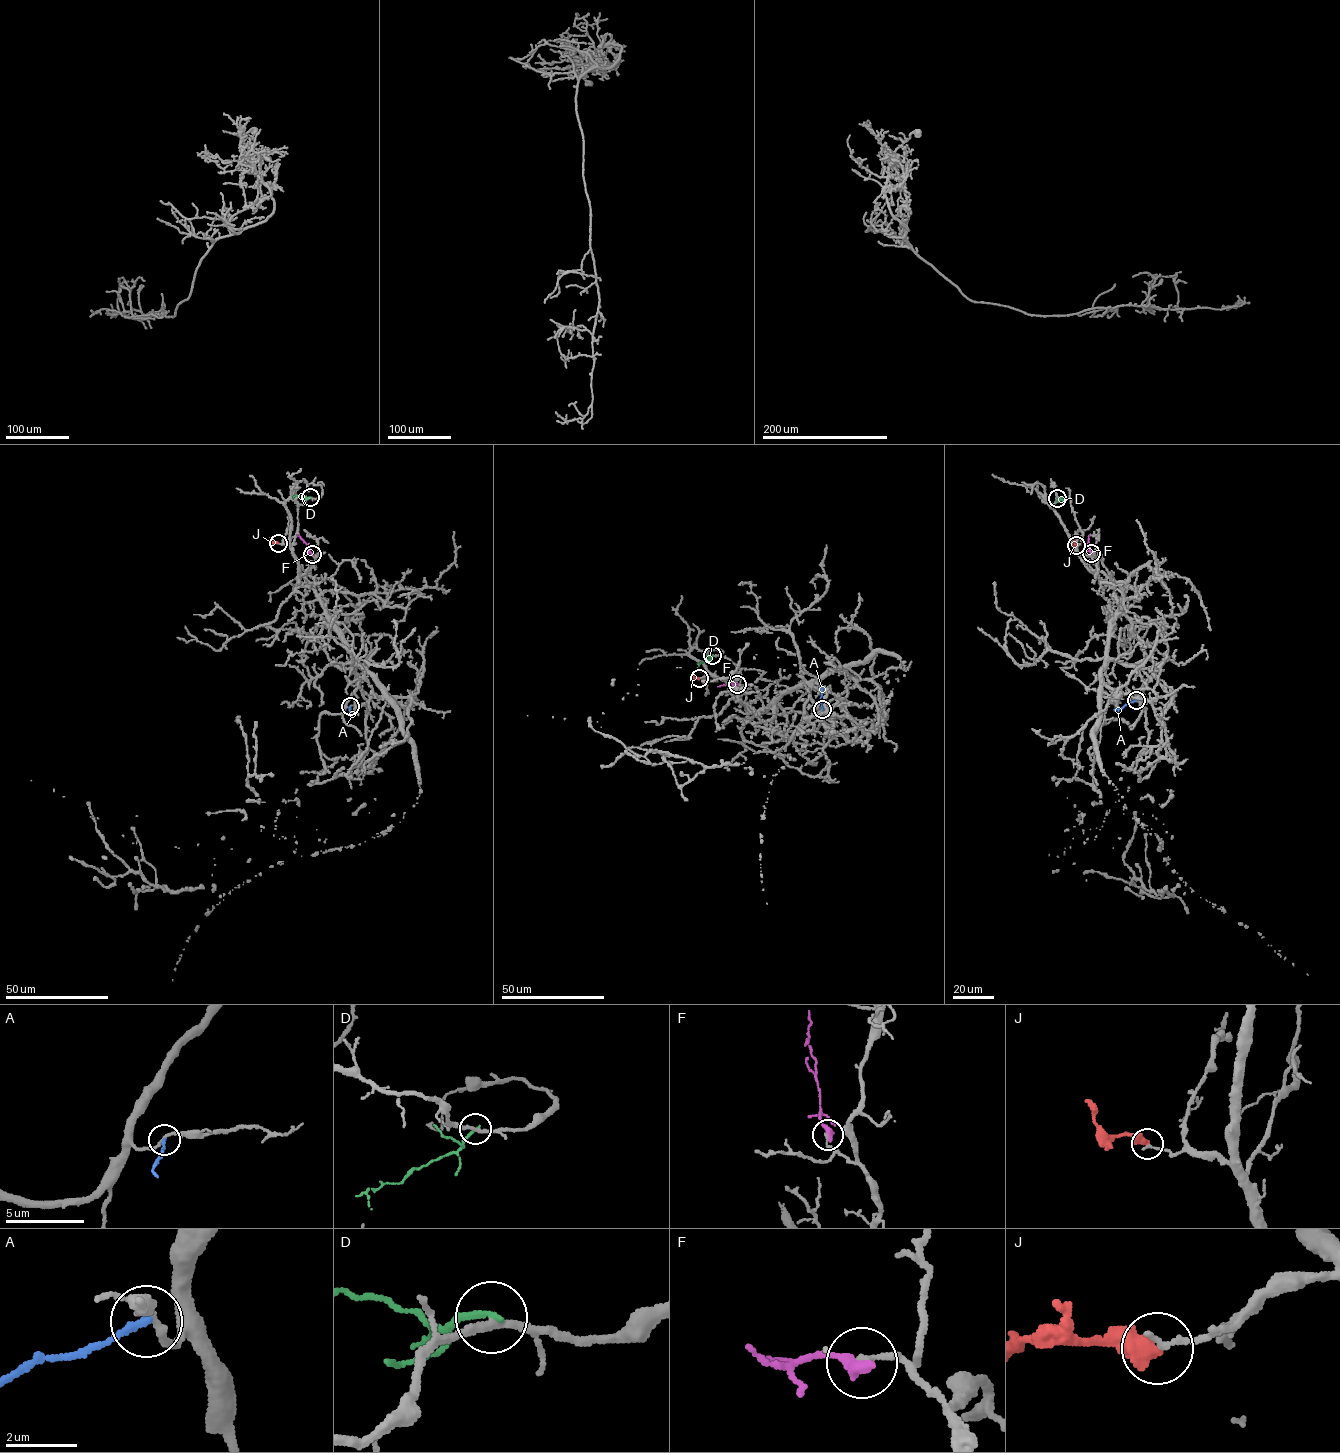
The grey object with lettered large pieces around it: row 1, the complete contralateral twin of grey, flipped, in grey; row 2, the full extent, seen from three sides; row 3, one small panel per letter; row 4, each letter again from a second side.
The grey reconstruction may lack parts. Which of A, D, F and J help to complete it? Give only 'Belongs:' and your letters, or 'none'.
Belongs: none

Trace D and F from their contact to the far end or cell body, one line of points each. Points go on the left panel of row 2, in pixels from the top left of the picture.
D: (310, 497), (295, 495), (293, 499)
F: (312, 554), (297, 535)

